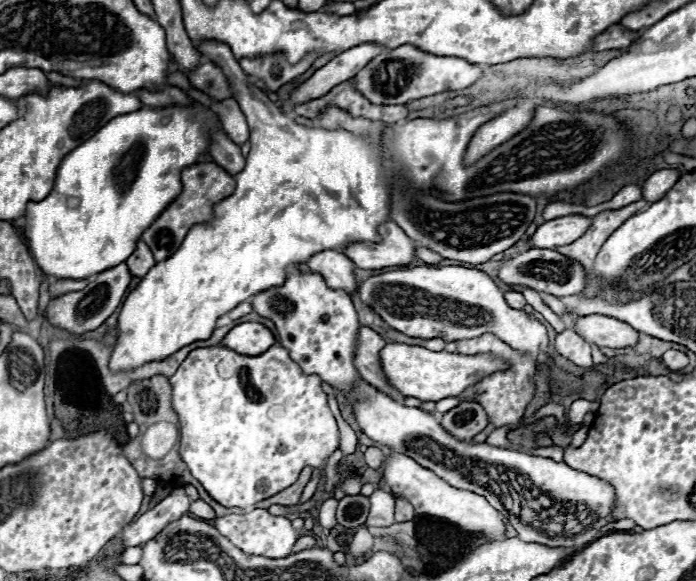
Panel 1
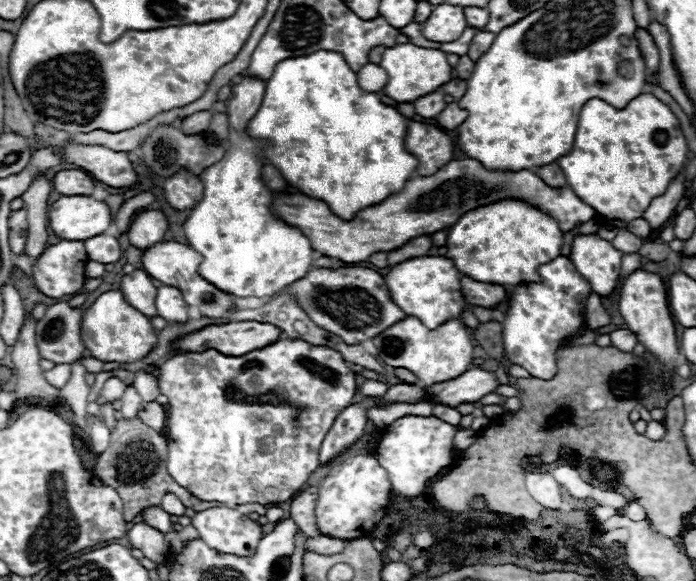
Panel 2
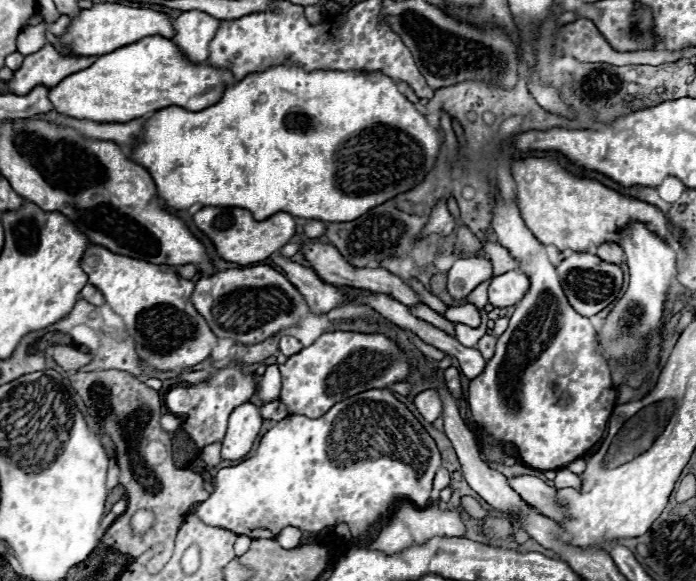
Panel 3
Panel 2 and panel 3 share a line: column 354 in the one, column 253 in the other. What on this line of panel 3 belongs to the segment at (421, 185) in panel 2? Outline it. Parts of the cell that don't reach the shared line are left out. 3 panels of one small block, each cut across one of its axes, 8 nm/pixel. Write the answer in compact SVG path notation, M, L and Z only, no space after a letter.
M204 206L200 212L194 214L196 226L214 242L218 254L236 264L254 264L266 260L270 254L278 252L282 246L292 242L296 236L296 222L290 214L278 212L268 220L256 222L254 216L244 208L232 206Z

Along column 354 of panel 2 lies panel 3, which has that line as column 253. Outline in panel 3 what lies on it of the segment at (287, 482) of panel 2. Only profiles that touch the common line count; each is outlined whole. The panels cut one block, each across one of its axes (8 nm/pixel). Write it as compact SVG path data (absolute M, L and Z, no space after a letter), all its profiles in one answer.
M230 364L222 370L218 370L210 382L204 384L190 384L182 388L172 388L166 394L166 406L172 414L182 416L182 428L190 434L190 438L196 442L198 448L204 448L212 442L218 442L226 434L228 416L236 406L242 402L250 402L250 398L256 394L256 380L254 374L244 376L240 364Z

